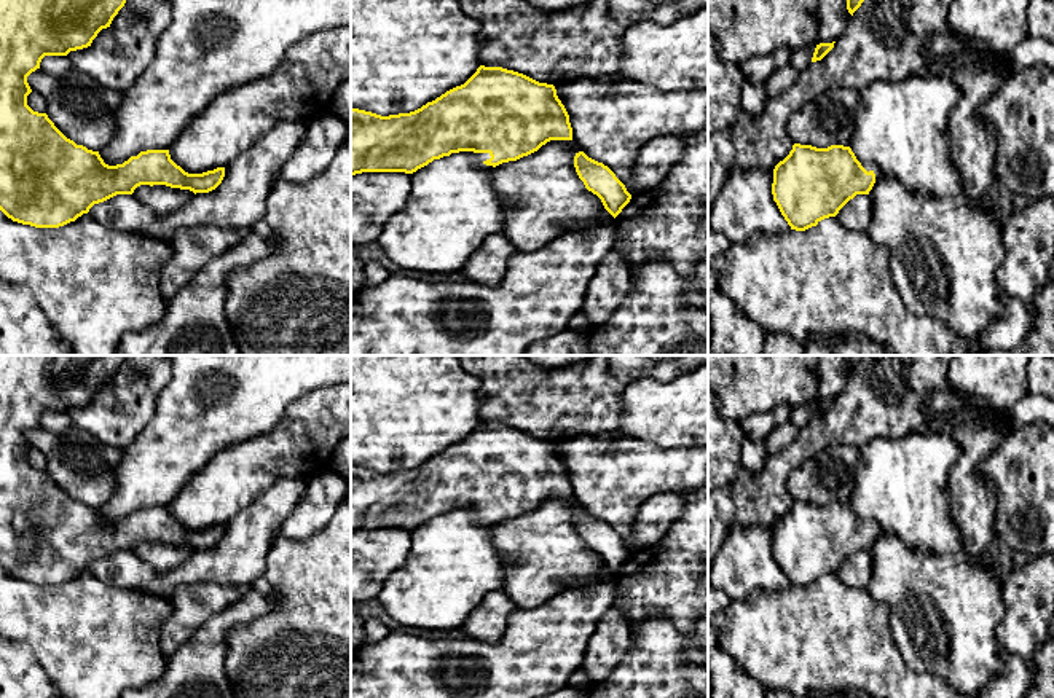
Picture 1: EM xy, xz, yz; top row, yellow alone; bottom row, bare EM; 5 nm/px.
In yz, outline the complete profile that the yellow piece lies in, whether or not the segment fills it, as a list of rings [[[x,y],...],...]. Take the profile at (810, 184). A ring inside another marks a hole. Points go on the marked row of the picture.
[[[794,143],[789,155],[773,169],[772,194],[791,229],[805,231],[824,218],[836,217],[856,194],[869,194],[879,178],[879,167],[859,163],[850,147],[816,148]]]

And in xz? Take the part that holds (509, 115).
[[[480,65],[464,84],[410,113],[381,116],[351,108],[351,175],[413,174],[459,151],[474,151],[478,167],[494,169],[537,151],[550,140],[572,140],[569,115],[555,86],[502,67]]]

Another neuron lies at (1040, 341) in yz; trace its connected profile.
[[[1054,280],[1040,288],[1033,300],[1036,317],[1025,339],[1013,349],[985,349],[971,344],[968,355],[1054,355]]]

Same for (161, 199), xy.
[[[140,185],[132,196],[158,215],[171,214],[183,207],[195,193],[166,185]]]

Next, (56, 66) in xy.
[[[45,56],[40,69],[51,76],[65,76],[73,70],[73,65],[65,56]]]

